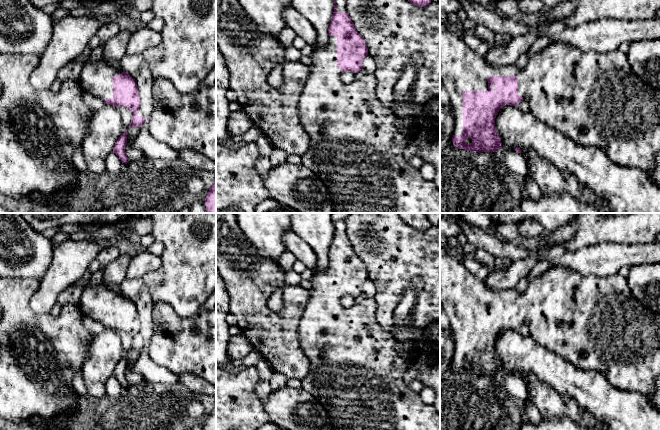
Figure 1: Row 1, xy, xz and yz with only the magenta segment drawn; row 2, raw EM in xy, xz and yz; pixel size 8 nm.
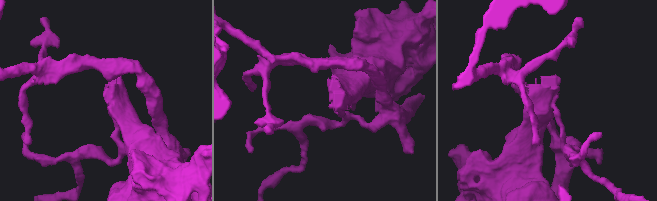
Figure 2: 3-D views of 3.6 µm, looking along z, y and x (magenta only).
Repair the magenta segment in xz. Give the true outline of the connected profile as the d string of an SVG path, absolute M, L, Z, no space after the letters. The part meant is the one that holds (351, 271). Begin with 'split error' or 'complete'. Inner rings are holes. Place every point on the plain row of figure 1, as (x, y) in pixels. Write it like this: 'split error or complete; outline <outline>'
split error; outline M344 220L334 222L334 236L328 253L328 266L324 271L314 271L313 277L310 279L313 287L309 290L309 298L302 314L299 324L300 346L304 354L310 361L310 370L302 380L302 389L314 396L325 408L328 413L334 430L440 430L440 414L434 405L425 404L419 392L409 388L404 381L404 375L407 372L407 364L396 349L396 340L394 336L383 329L376 319L377 303L373 297L365 297L364 300L351 307L344 307L340 300L344 296L359 296L363 293L363 285L368 279L368 273L365 263L357 256L354 248L346 234L346 224Z

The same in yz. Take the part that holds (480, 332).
split error; outline M440 242L440 308L446 312L450 321L450 328L454 333L455 353L452 365L457 373L465 373L470 376L478 377L498 376L502 371L502 366L495 350L496 339L502 331L506 329L518 330L522 324L526 324L529 328L530 336L537 343L549 351L562 356L578 369L601 373L613 387L626 391L640 392L645 396L652 394L655 390L655 379L660 374L660 313L650 311L636 300L631 293L627 277L622 276L620 273L601 277L596 275L582 275L560 266L553 266L548 271L531 279L526 291L522 294L518 293L515 289L494 290L487 287L484 281L479 280L476 276L471 274L463 262L452 257Z

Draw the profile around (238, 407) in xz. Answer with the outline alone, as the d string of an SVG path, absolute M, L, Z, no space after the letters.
M216 367L216 430L257 430L269 422L263 399L256 393L258 382L256 367L246 367L236 375Z

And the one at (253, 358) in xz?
M256 349L252 350L247 356L242 358L245 367L256 367L262 359L262 355Z

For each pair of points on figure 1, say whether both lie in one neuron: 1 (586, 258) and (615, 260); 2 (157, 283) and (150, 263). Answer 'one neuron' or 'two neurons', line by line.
1: one neuron
2: two neurons

